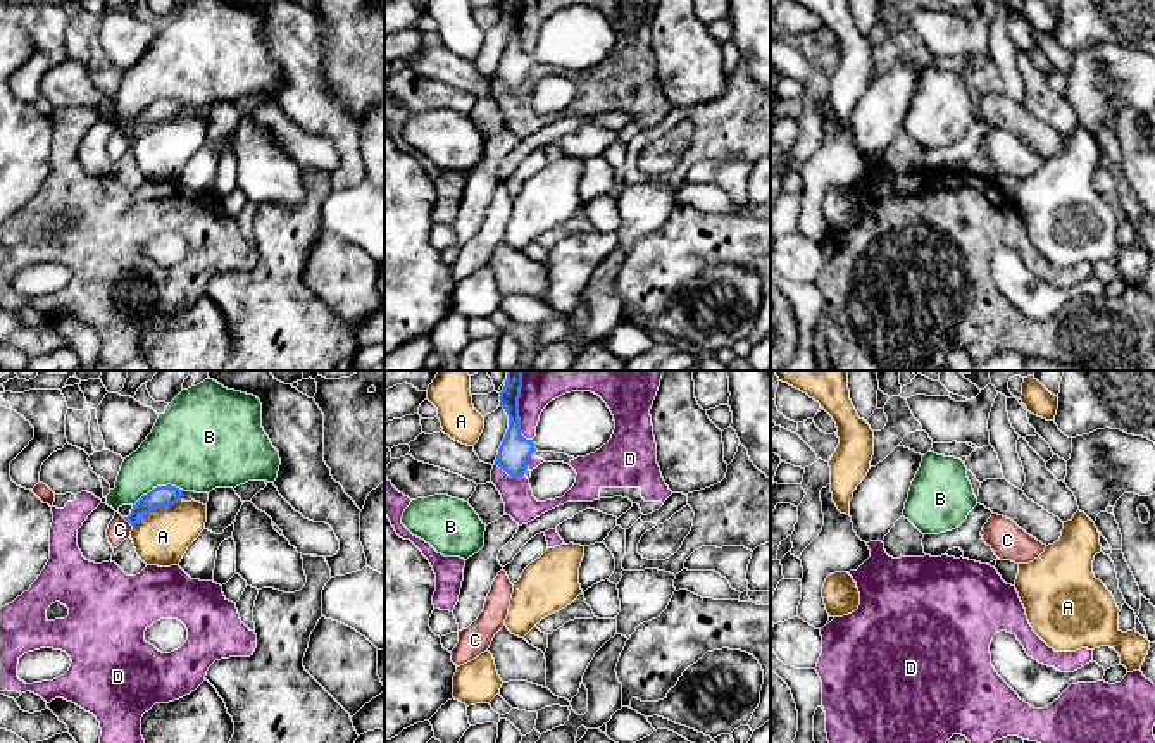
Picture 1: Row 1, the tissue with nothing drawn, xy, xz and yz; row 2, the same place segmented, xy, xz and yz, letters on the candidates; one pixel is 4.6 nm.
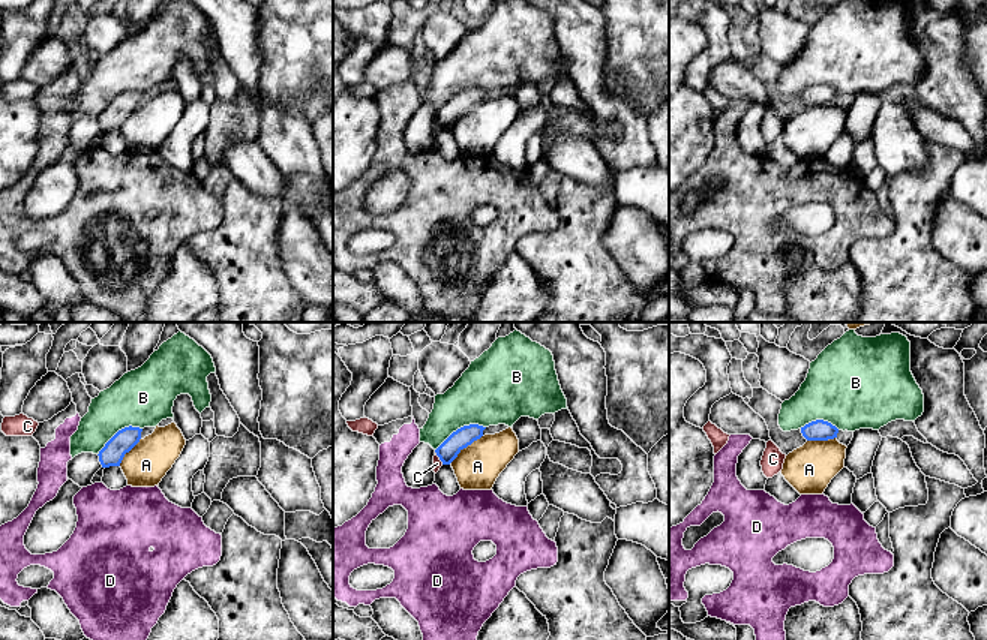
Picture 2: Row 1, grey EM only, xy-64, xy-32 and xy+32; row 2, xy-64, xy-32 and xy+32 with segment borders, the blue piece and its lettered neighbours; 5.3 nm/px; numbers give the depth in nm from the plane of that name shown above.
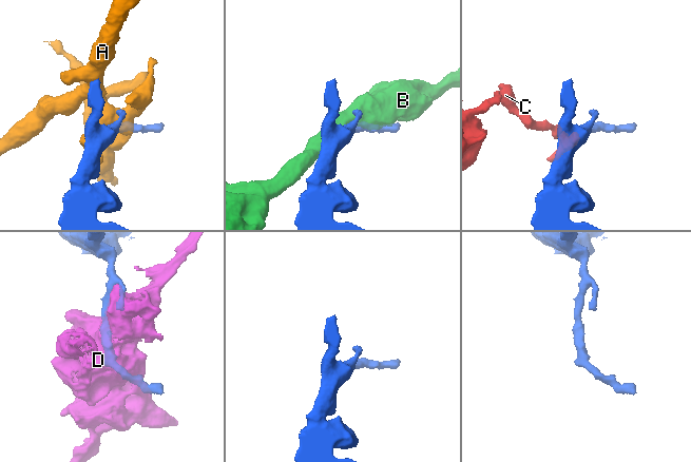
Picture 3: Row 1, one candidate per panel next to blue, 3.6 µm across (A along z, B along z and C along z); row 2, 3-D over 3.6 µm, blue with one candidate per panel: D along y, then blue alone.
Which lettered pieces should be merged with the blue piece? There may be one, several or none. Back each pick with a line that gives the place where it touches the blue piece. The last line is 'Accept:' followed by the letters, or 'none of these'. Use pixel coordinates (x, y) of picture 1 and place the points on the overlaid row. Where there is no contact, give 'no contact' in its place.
Accept: none of these

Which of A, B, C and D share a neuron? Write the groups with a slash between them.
A / B / C / D

